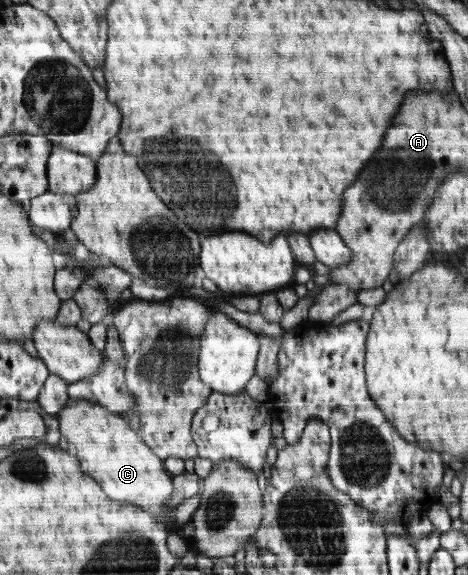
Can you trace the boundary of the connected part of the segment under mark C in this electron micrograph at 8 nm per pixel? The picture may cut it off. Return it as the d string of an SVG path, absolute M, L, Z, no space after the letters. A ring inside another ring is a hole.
M80 400L69 402L69 404L56 416L60 420L60 429L64 438L70 444L72 453L74 453L82 463L82 470L88 476L96 476L96 481L104 486L104 492L112 496L112 500L121 504L136 504L144 511L149 512L156 521L164 518L172 507L168 507L168 500L174 485L172 485L172 476L166 474L163 460L154 452L154 450L142 440L138 433L131 428L127 420L118 414L109 412L106 408L90 402Z

